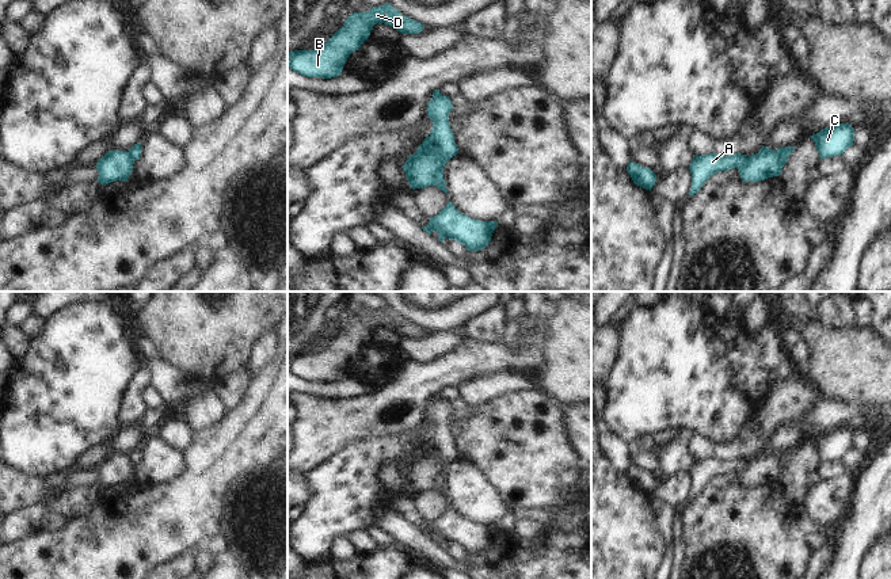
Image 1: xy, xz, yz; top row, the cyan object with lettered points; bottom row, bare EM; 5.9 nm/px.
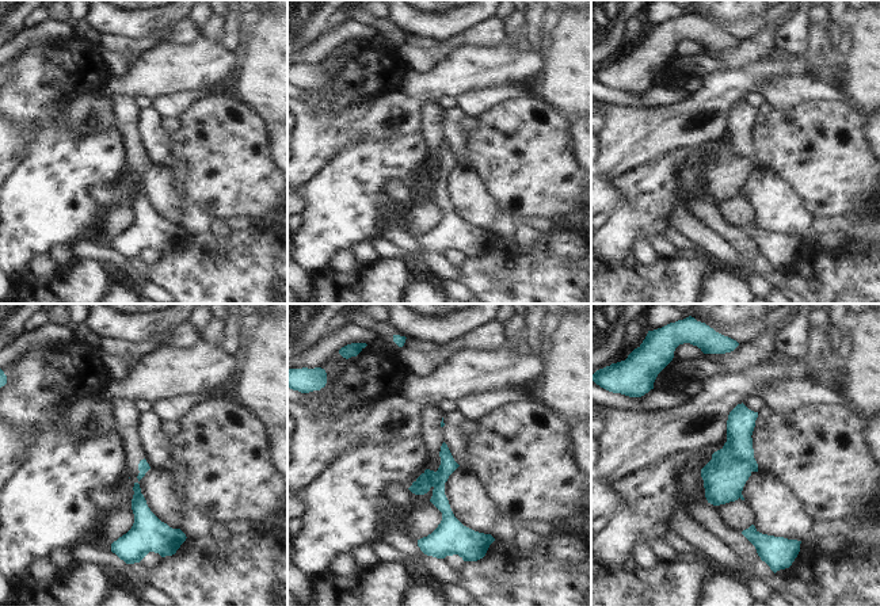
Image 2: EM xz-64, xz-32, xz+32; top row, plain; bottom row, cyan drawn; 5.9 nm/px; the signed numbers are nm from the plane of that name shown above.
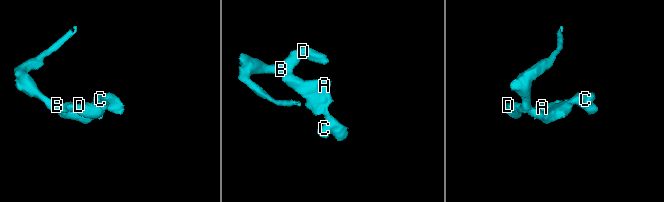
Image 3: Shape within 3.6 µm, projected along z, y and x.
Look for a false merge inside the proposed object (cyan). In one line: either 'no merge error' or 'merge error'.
merge error

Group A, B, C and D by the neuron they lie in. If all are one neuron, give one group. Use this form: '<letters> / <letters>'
A C / B D

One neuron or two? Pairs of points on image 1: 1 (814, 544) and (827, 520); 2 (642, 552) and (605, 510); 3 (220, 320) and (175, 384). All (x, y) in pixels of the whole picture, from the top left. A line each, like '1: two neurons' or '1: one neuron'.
1: two neurons
2: one neuron
3: two neurons

